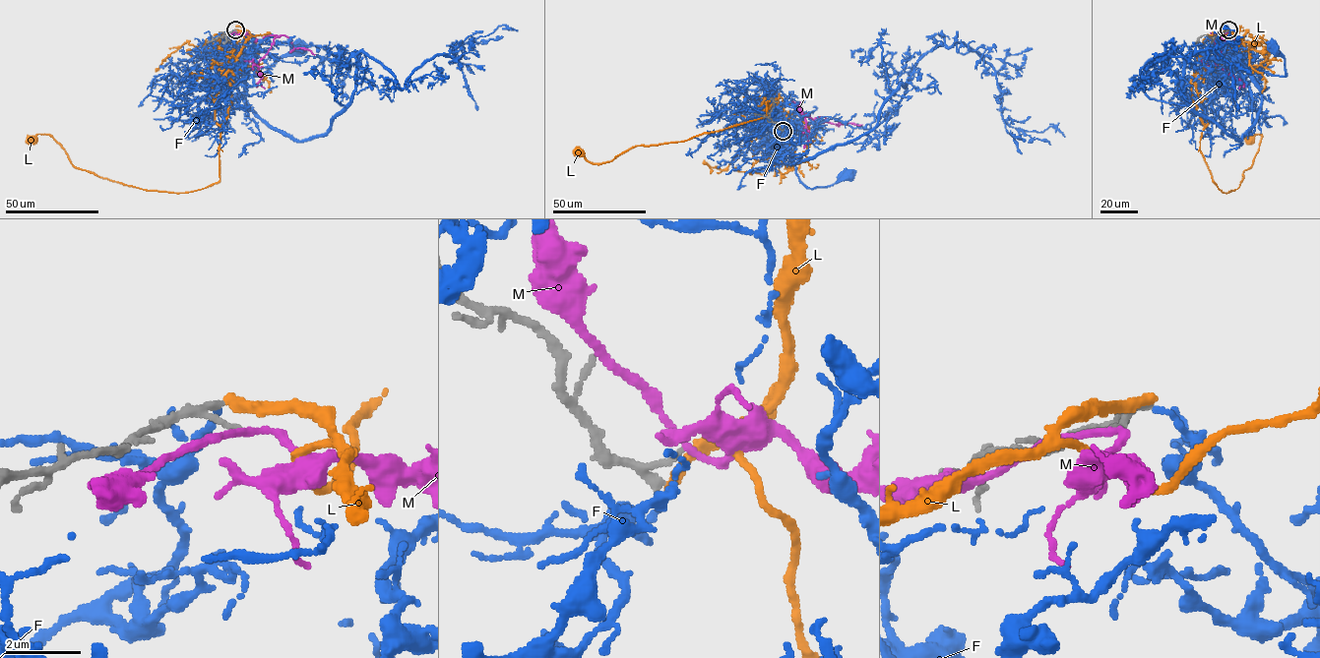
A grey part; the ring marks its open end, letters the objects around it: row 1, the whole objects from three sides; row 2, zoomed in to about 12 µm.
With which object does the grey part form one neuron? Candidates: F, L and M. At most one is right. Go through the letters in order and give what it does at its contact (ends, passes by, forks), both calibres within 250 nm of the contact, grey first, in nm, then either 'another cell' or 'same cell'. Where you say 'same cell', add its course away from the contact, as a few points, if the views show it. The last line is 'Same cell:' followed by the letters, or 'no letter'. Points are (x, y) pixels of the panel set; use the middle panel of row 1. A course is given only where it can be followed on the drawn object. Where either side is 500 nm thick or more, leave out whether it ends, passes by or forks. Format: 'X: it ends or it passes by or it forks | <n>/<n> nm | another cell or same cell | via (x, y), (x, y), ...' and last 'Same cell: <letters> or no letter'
F: it ends | 190/120 nm | another cell
L: it ends | 190/300 nm | another cell
M: it passes by | 120/170 nm | another cell
Same cell: no letter

